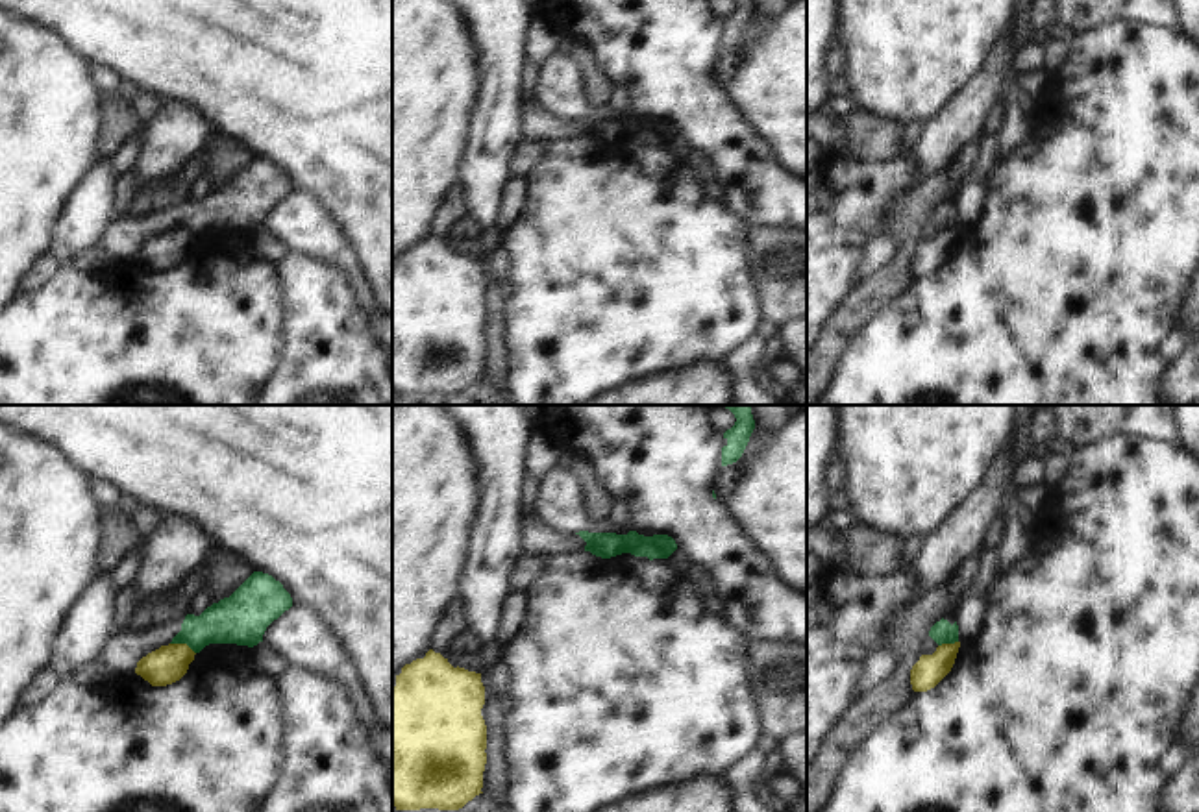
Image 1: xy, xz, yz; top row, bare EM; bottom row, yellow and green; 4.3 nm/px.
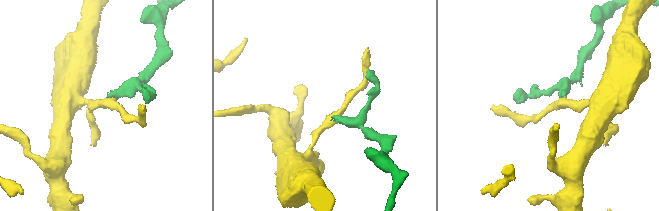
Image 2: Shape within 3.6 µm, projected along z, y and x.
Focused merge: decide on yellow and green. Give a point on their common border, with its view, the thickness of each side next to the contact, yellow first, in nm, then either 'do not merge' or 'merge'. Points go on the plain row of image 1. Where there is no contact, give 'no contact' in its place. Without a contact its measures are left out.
meets yellow in xy at (184, 230); 160 nm thick on the yellow side, 200 nm on the other; do not merge

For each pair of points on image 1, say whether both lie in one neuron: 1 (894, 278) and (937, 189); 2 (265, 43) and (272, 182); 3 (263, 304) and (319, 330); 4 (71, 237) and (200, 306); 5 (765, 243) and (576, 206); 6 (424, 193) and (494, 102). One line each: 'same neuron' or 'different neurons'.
1: same neuron
2: different neurons
3: different neurons
4: different neurons
5: different neurons
6: different neurons

